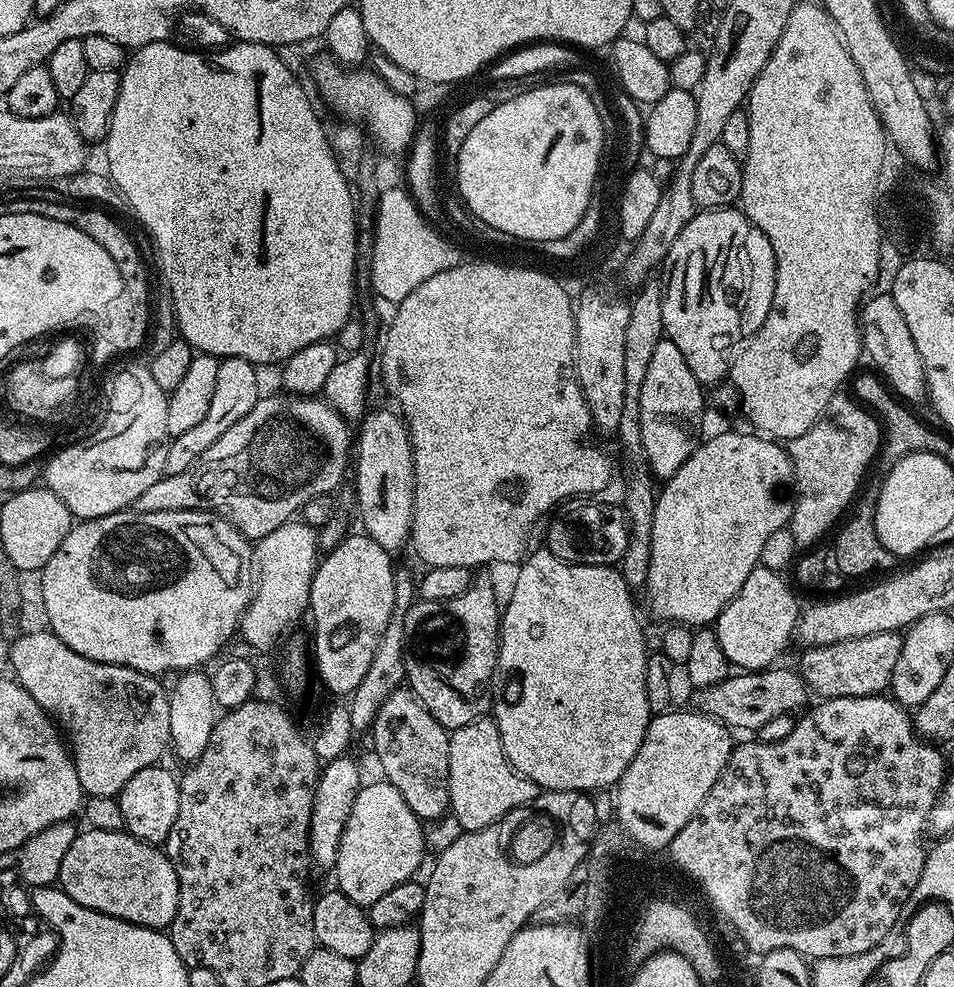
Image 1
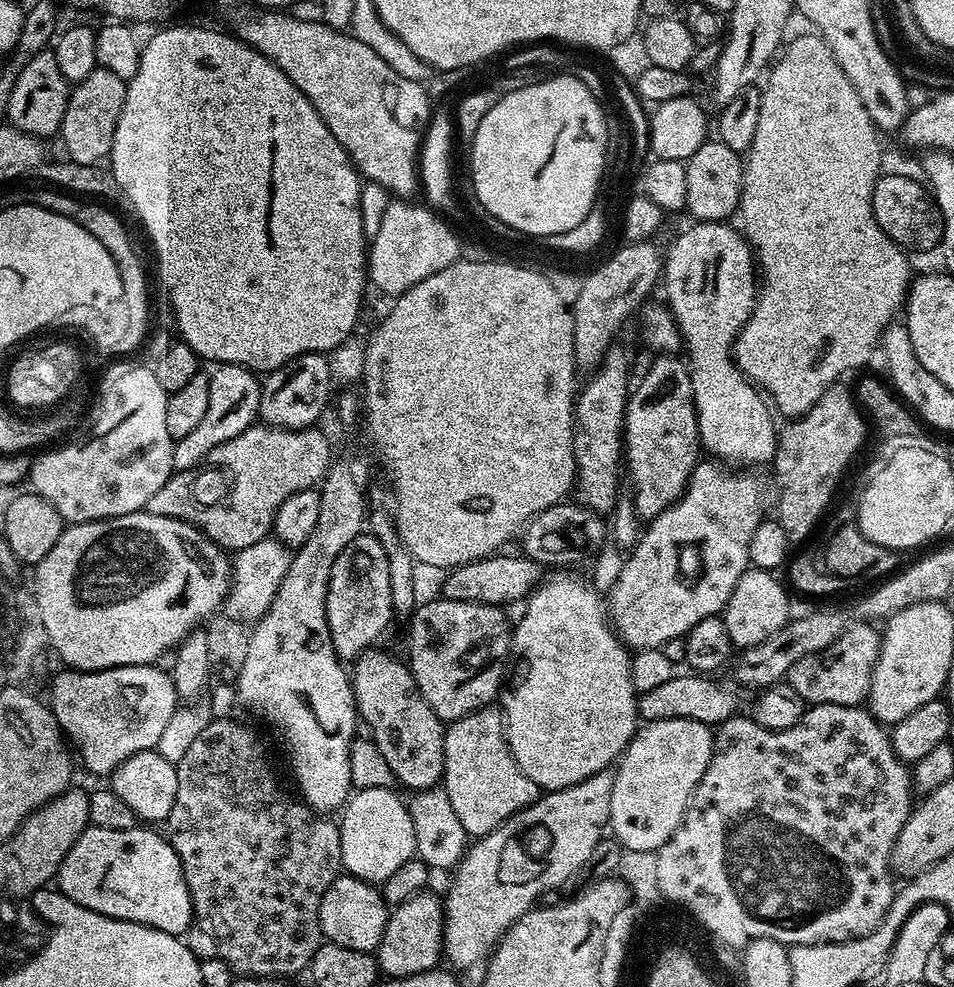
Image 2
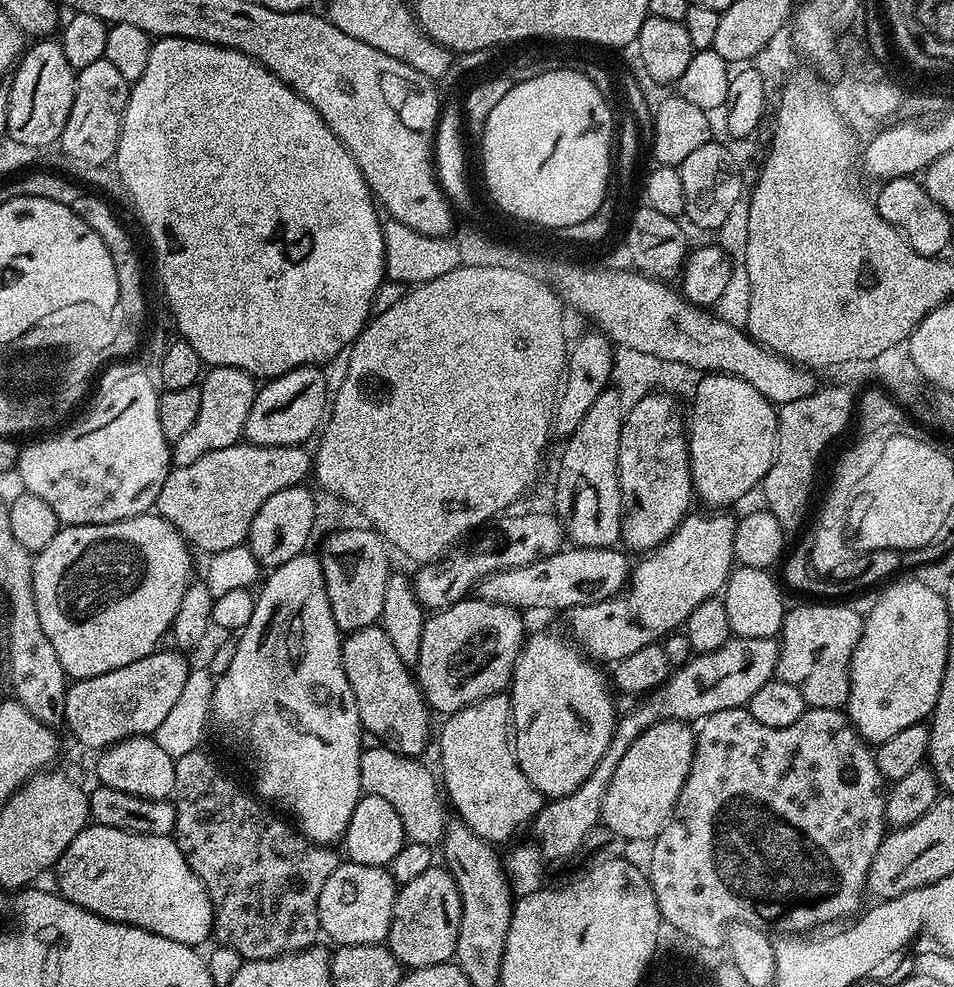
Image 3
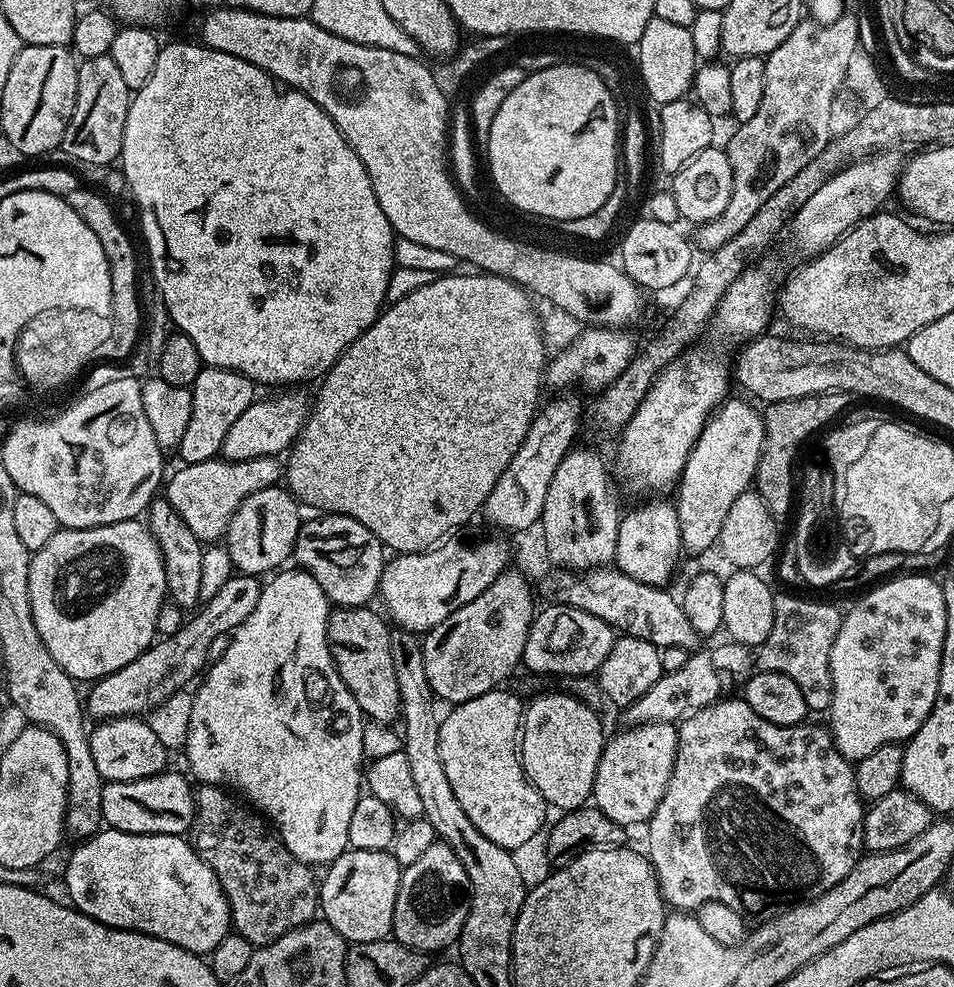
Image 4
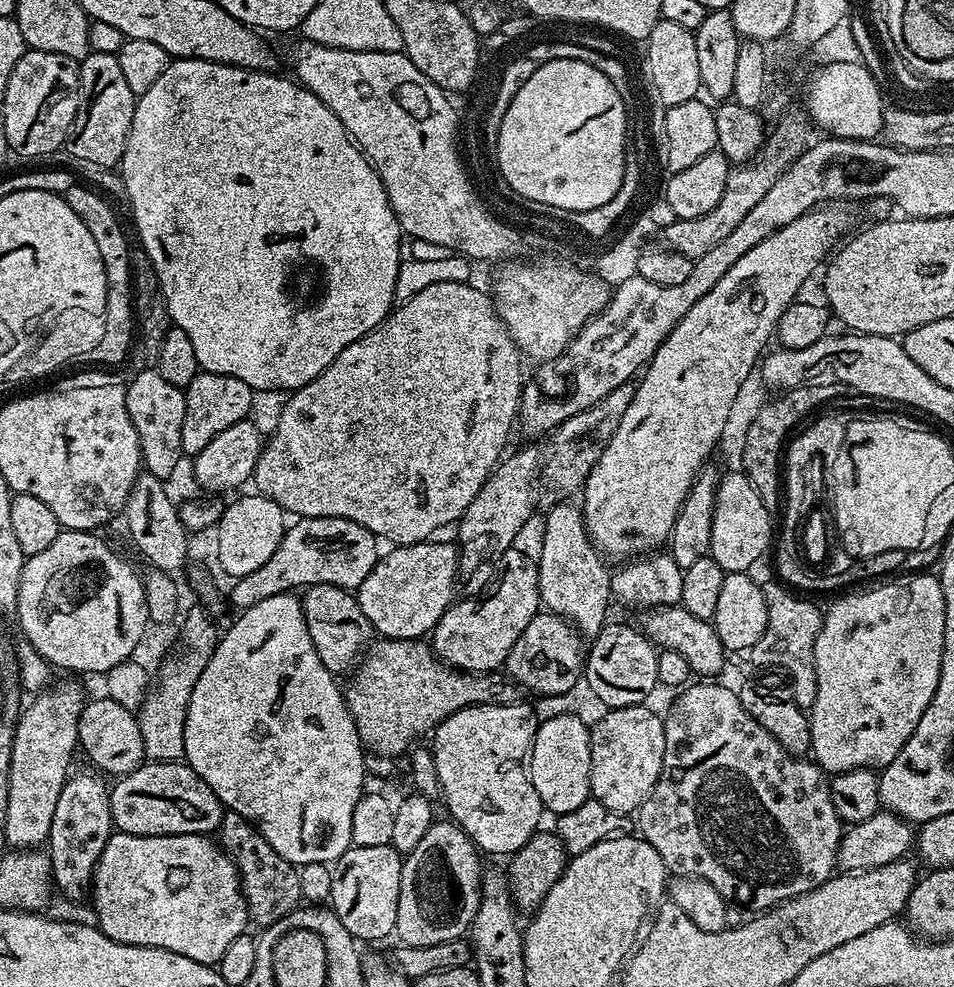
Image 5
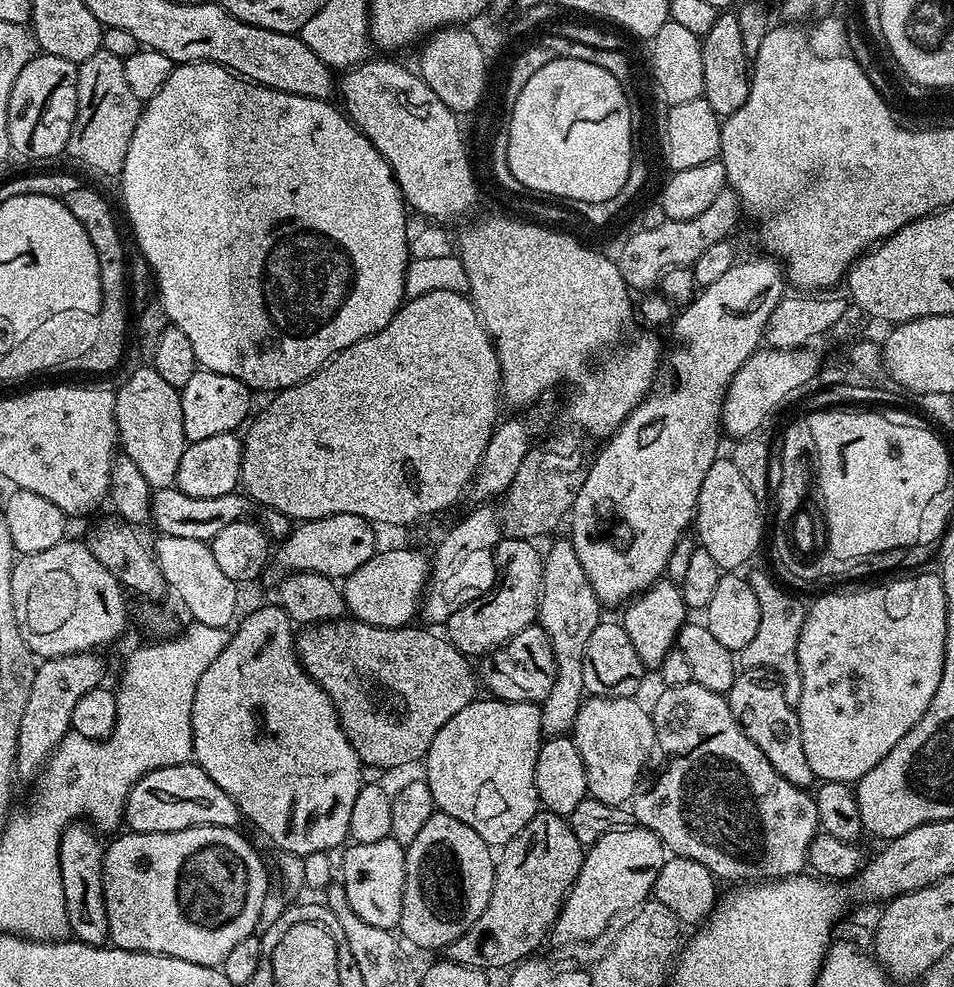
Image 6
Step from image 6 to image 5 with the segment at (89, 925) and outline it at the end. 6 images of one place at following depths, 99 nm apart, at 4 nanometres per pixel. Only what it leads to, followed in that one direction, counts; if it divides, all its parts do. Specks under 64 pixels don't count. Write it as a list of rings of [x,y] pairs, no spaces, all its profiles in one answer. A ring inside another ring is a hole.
[[[73,771],[62,786],[62,794],[58,794],[58,806],[54,810],[54,822],[50,822],[50,834],[46,841],[55,887],[59,891],[61,888],[68,900],[80,900],[83,896],[85,899],[89,895],[96,863],[114,831],[109,785],[104,785],[103,775],[87,771]]]

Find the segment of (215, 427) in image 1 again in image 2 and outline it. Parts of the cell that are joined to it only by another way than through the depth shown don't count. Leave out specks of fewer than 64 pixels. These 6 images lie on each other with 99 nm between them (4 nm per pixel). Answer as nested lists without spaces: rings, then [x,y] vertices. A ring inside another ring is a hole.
[[[222,364],[213,367],[208,381],[210,382],[210,399],[206,401],[206,415],[202,422],[186,434],[186,438],[175,441],[172,445],[172,467],[177,472],[190,470],[210,454],[222,442],[230,442],[230,438],[238,438],[246,429],[257,423],[260,415],[261,377],[237,364]]]

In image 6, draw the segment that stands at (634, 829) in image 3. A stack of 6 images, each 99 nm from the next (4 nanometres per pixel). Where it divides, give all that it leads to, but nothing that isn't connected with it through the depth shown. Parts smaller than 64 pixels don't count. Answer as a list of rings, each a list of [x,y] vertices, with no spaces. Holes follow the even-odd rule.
[[[592,696],[581,703],[578,718],[570,733],[572,741],[578,746],[578,754],[582,754],[582,762],[586,770],[588,796],[598,802],[624,806],[631,801],[638,791],[636,783],[652,756],[657,751],[656,731],[651,711],[639,704],[639,699],[631,696]]]

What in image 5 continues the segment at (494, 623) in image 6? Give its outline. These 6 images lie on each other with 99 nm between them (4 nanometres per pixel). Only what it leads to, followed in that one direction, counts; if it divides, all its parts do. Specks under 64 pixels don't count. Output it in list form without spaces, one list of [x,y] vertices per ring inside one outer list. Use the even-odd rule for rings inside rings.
[[[513,546],[499,553],[500,560],[494,564],[494,571],[490,579],[481,587],[480,591],[469,595],[469,600],[457,599],[442,614],[442,618],[436,623],[436,627],[430,633],[430,643],[433,652],[444,663],[452,668],[461,668],[464,672],[494,672],[503,665],[504,659],[510,654],[514,642],[522,638],[522,630],[530,626],[530,618],[534,618],[541,611],[540,587],[538,586],[538,574],[540,573],[537,561],[532,560],[524,552],[519,552],[519,547]]]

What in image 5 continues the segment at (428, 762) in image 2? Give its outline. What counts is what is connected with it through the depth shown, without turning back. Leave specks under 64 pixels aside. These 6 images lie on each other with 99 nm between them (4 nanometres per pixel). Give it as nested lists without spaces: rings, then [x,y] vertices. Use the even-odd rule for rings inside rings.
[[[310,584],[303,589],[300,605],[306,618],[306,628],[310,630],[310,638],[314,642],[314,650],[318,658],[322,658],[322,666],[334,674],[351,673],[374,640],[370,618],[362,614],[362,606],[355,595],[349,589],[338,586]]]

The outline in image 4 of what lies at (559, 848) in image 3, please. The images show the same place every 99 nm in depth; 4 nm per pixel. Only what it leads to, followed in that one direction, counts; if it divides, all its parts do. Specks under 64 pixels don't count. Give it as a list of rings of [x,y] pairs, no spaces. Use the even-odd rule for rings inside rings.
[[[725,641],[722,644],[708,648],[704,646],[693,651],[681,669],[660,676],[658,682],[642,698],[621,709],[618,716],[619,723],[622,722],[623,727],[636,727],[654,721],[677,723],[721,699],[727,693],[725,691],[731,686],[734,678],[745,679],[752,668],[751,651],[736,641]]]

